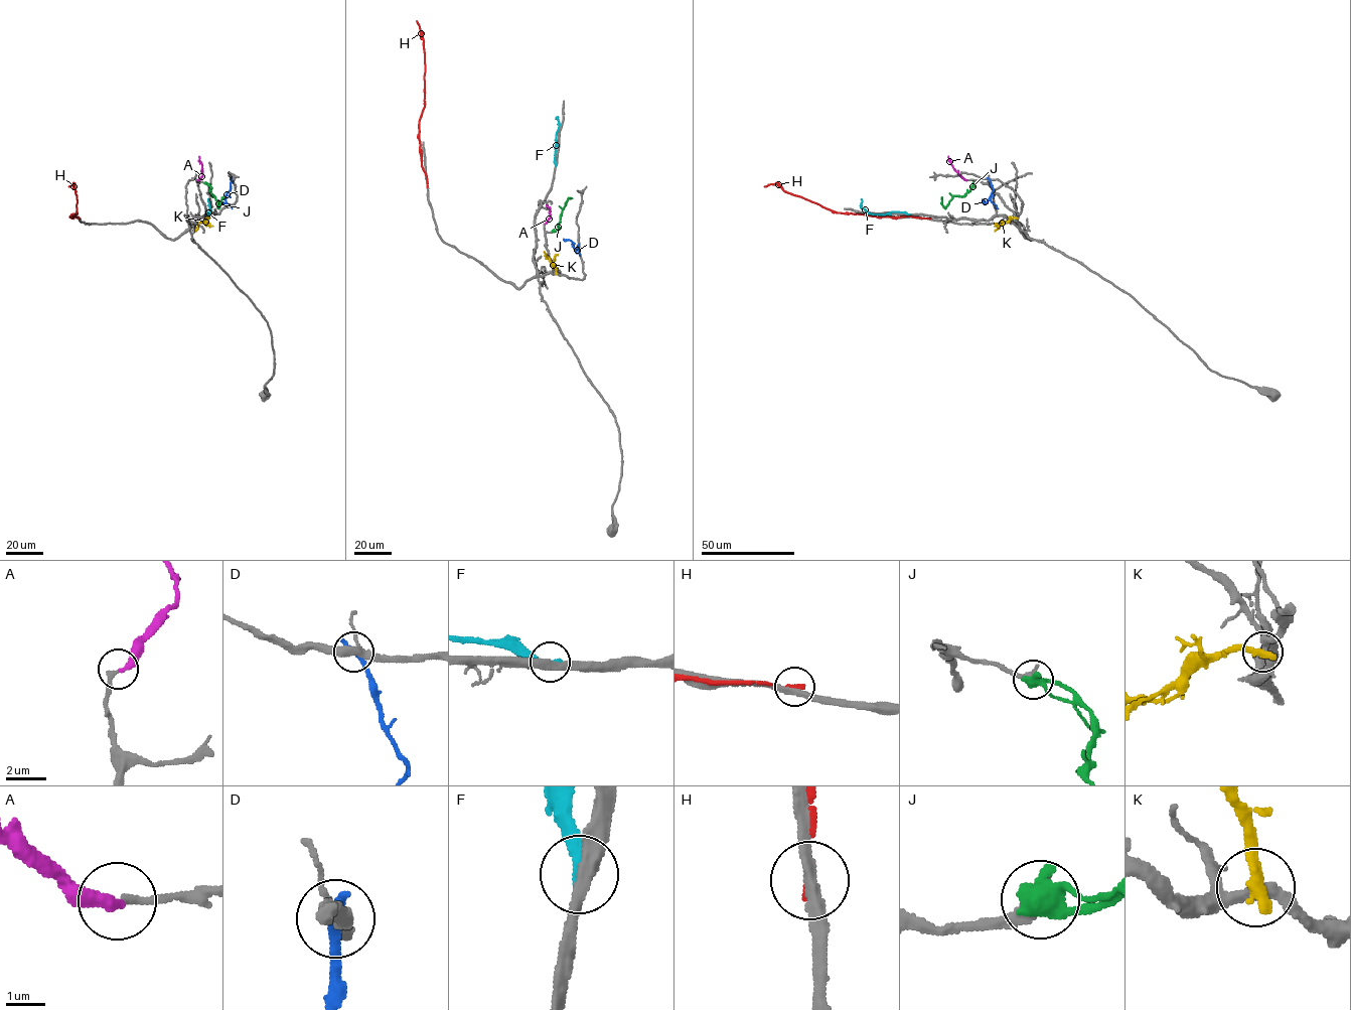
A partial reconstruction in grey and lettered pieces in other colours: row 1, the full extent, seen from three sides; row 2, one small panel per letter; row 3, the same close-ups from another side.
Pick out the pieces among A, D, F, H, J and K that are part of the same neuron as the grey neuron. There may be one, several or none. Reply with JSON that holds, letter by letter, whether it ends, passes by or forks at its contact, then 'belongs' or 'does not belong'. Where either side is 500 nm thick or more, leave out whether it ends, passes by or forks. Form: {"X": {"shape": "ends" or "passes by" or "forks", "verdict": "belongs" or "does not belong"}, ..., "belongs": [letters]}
{"A": {"shape": "ends", "verdict": "belongs"}, "D": {"shape": "ends", "verdict": "does not belong"}, "F": {"shape": "ends", "verdict": "does not belong"}, "H": {"shape": "ends", "verdict": "does not belong"}, "J": {"shape": "passes by", "verdict": "does not belong"}, "K": {"shape": "ends", "verdict": "does not belong"}, "belongs": ["A"]}

